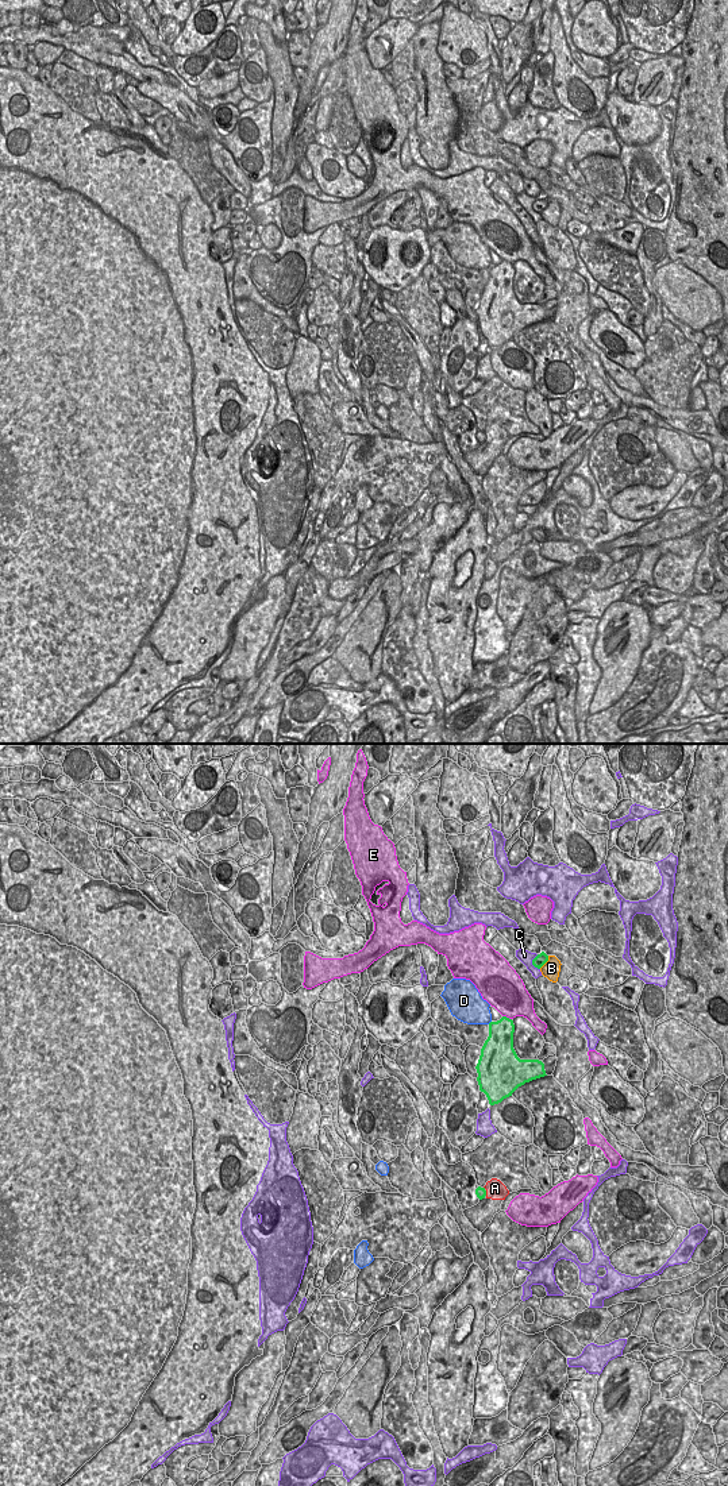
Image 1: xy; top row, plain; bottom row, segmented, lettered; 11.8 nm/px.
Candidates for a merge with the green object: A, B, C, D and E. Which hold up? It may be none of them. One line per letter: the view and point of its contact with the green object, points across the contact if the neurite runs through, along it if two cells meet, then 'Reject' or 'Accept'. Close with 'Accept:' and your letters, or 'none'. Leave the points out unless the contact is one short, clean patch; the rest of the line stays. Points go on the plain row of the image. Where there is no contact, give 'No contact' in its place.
A: Touches green at xy (485, 437). Reject
B: Touches green at xy (544, 207). Reject
C: Touches green at xy (532, 207). Reject
D: No contact. Reject
E: Touches green at xy (505, 261). Reject
Accept: none.

